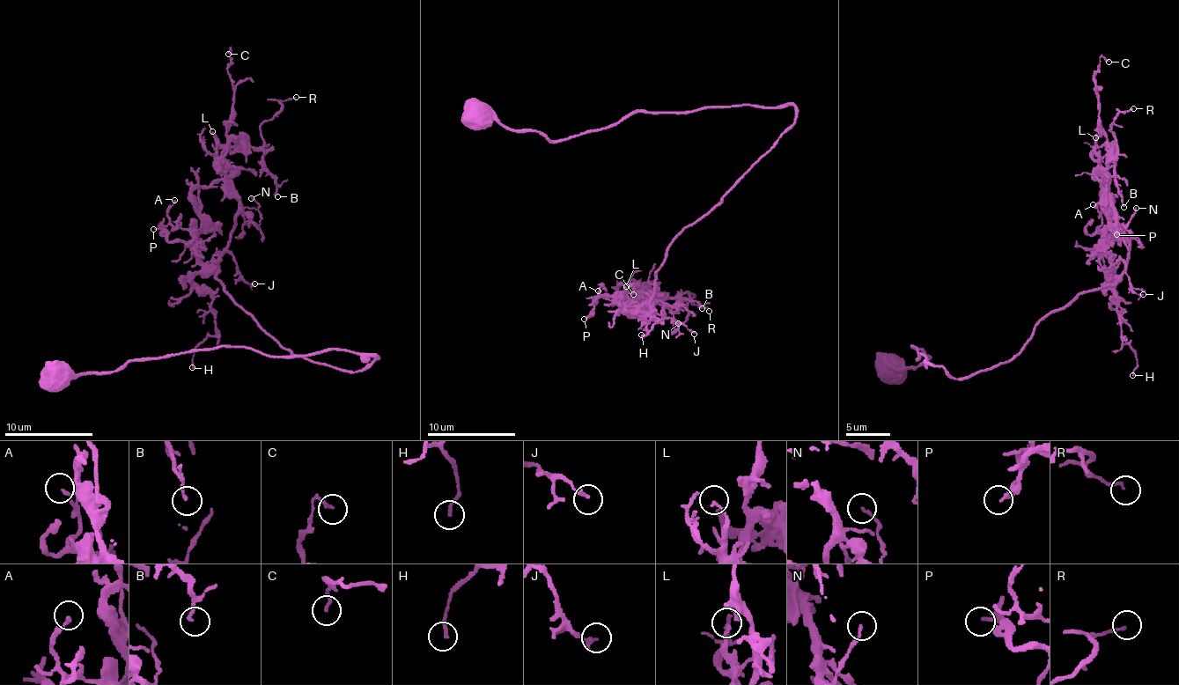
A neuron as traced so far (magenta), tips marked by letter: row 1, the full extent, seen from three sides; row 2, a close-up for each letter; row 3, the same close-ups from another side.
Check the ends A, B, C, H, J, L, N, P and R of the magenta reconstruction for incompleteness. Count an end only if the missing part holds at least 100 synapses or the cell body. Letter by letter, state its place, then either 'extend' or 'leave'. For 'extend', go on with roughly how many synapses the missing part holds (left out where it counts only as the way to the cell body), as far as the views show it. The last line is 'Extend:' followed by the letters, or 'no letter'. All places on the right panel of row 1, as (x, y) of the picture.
A: at (1093, 204); leave
B: at (1123, 207); leave
C: at (1108, 62); leave
H: at (1132, 375); leave
J: at (1143, 294); leave
L: at (1095, 137); leave
N: at (1136, 208); leave
P: at (1116, 234); leave
R: at (1133, 108); leave
Extend: no letter

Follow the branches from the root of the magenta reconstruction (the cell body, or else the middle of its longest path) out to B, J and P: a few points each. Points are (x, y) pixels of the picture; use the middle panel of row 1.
B: (477, 111), (565, 141), (637, 111), (792, 104), (781, 138), (667, 248), (654, 298), (622, 301), (702, 308)
J: (477, 111), (565, 141), (637, 111), (794, 106), (794, 122), (781, 138), (667, 248), (645, 302), (694, 334)
P: (477, 111), (565, 141), (637, 111), (794, 106), (667, 248), (654, 298), (599, 297), (584, 319)

